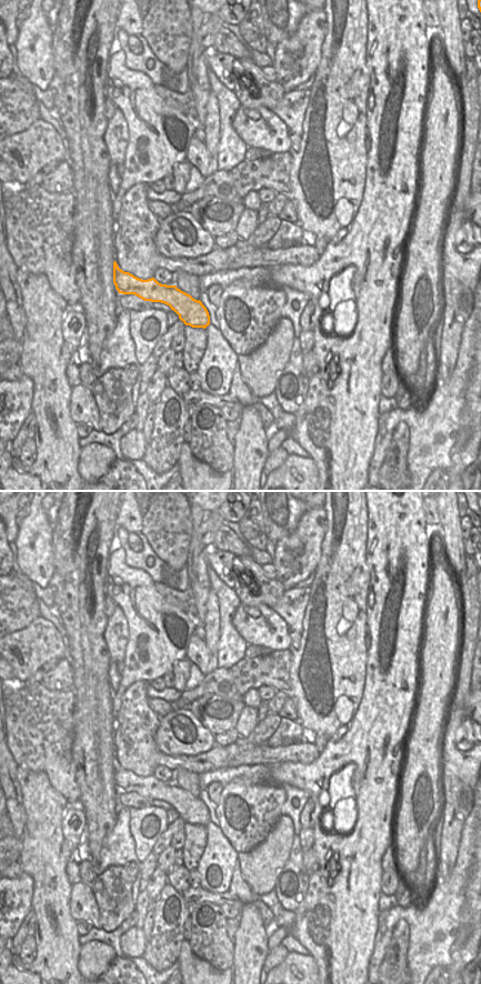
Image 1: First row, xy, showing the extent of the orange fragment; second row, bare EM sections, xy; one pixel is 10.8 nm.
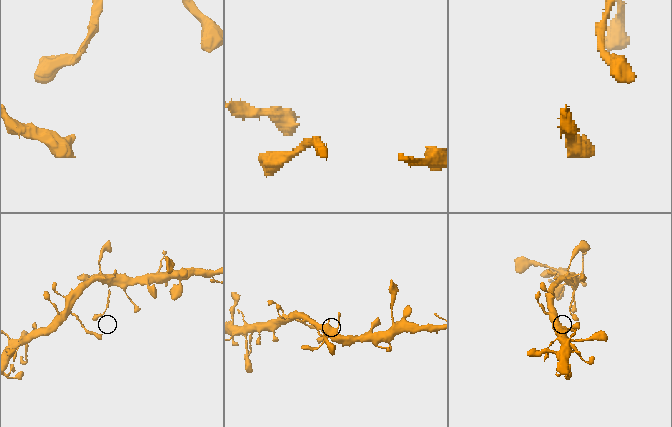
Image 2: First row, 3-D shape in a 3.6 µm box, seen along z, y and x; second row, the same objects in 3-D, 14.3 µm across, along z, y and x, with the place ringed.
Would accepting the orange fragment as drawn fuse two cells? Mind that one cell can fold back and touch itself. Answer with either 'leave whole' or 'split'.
leave whole

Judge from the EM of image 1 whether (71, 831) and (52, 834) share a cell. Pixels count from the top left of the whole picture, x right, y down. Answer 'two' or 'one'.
two

